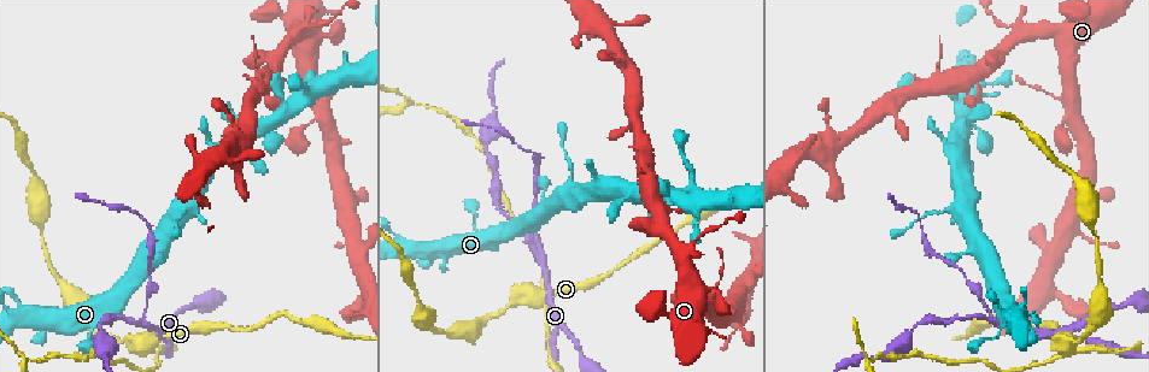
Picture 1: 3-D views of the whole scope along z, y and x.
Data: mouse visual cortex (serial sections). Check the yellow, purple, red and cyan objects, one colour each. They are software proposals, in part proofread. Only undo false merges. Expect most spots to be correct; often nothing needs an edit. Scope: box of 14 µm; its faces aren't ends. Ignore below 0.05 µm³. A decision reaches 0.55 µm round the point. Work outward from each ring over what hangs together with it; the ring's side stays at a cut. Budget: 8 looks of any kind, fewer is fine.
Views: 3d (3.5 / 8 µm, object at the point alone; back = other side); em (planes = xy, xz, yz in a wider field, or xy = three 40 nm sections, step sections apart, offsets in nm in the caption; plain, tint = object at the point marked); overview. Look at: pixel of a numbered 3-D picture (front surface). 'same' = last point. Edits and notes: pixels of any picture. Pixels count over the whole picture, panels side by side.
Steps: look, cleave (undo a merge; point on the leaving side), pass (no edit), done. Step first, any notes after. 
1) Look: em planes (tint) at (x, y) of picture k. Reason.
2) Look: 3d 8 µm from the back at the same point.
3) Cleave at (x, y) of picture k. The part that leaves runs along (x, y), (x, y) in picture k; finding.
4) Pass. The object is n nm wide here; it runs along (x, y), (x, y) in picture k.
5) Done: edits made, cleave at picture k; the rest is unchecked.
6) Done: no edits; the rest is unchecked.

Look: 3d 3.5 µm at (182, 207) of picture 1. A narrow waist.

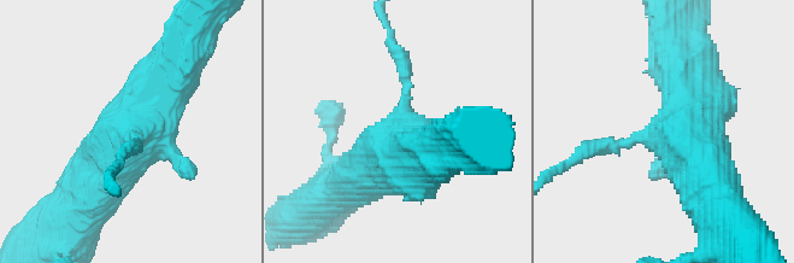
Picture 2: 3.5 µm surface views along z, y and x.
Look: em planes (tint) at (399, 121) of picture 2. Shape alone is not enough.

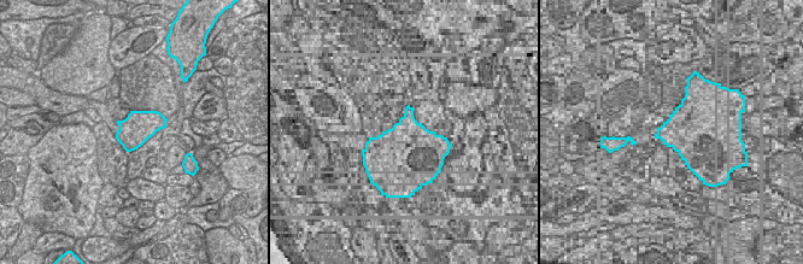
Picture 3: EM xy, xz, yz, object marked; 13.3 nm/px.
Pass. The object is 440 nm wide here; it runs along (87, 199), (87, 188), (171, 70) in picture 2; all the same cell.

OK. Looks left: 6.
Look: 3d 8 µm at (536, 250) of picture 1. Two arms in line, one across.

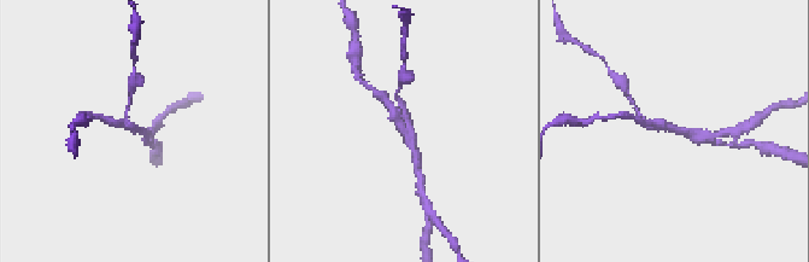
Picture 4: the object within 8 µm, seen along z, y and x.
Look: 3d 3.5 µm at (133, 131) of picture 4. Zoom in.

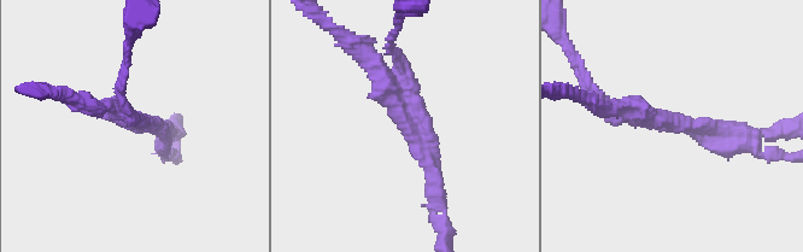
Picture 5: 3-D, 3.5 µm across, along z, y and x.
Look: em xy step 5 (tint) at (668, 126) of picture 5. 3 arms meet here; the arms are 200, 200, 200 nm wide; shape alone is not enough.

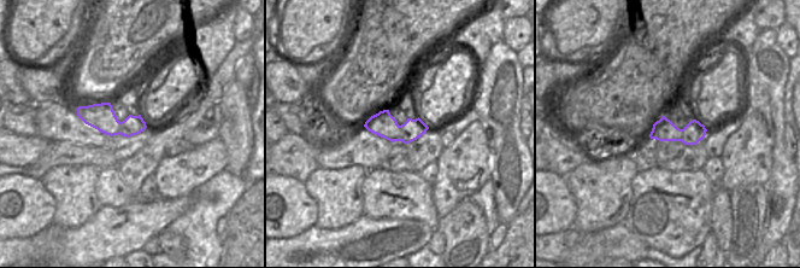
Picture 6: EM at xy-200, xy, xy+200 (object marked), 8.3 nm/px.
Cleave at (586, 78) of picture 5. The object is 200 nm wide here; a second cell is stuck on.

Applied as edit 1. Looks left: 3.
Look: 3d 3.5 µm at (542, 300) of picture 1. Four arms meet.

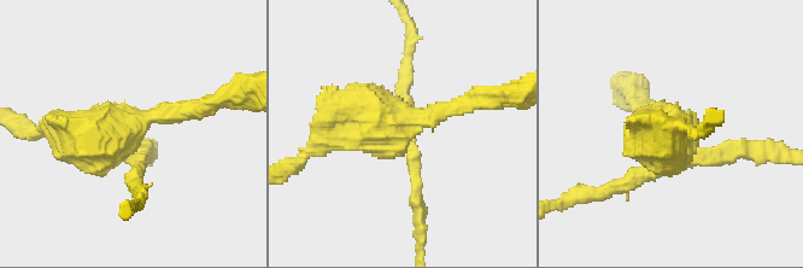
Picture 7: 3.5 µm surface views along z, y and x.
Look: em xy step 3 (tint) at (127, 151) of picture 7. 4 arms meet here; the arms are 200, 200, 200, 500 nm wide; shape alone is not enough.

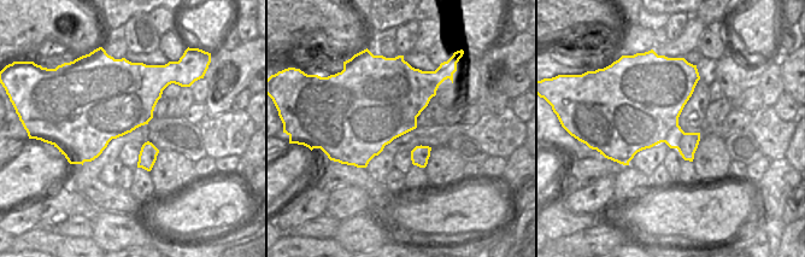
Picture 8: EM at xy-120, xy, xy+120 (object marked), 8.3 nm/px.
Cleave at (405, 93) of picture 7. The part that leaves runs along (136, 157), (140, 193) in picture 7; two cells meet here.

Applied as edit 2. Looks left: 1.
Done: edits made, cleave at picture 5, cleave at picture 7; the rest is unchecked.

